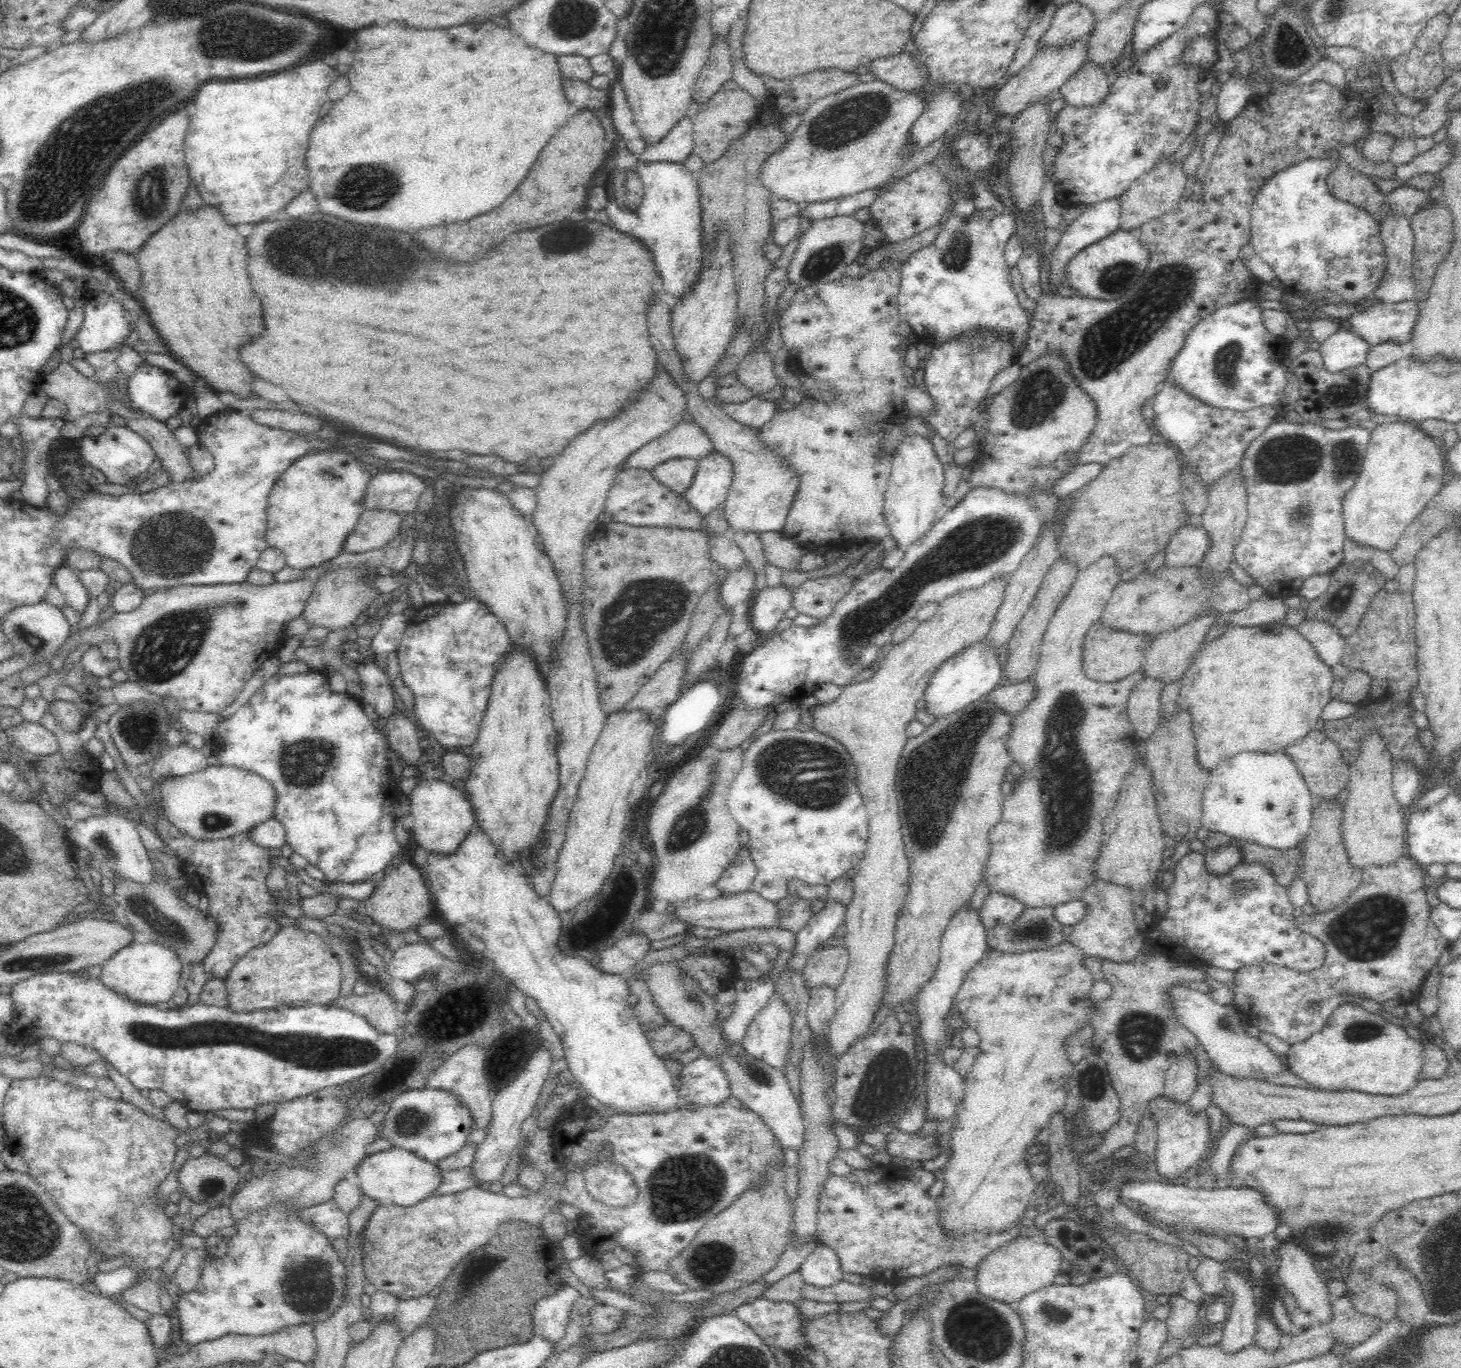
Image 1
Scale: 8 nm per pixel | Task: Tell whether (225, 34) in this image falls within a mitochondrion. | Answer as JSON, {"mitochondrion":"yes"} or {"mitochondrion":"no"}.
{"mitochondrion":"yes"}

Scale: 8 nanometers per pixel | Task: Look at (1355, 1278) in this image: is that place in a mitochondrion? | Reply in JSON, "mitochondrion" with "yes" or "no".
{"mitochondrion":"no"}

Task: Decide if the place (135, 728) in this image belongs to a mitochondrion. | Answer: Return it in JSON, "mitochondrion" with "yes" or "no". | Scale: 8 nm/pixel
{"mitochondrion":"yes"}

